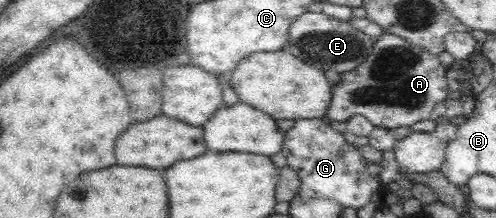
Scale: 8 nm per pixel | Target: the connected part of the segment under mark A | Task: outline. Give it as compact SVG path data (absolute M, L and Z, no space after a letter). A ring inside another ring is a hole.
M382 33L372 45L370 54L355 69L342 73L342 81L332 85L328 106L330 122L345 122L355 115L364 116L374 127L395 130L412 127L416 122L429 120L438 102L448 98L446 67L438 55L406 39Z

